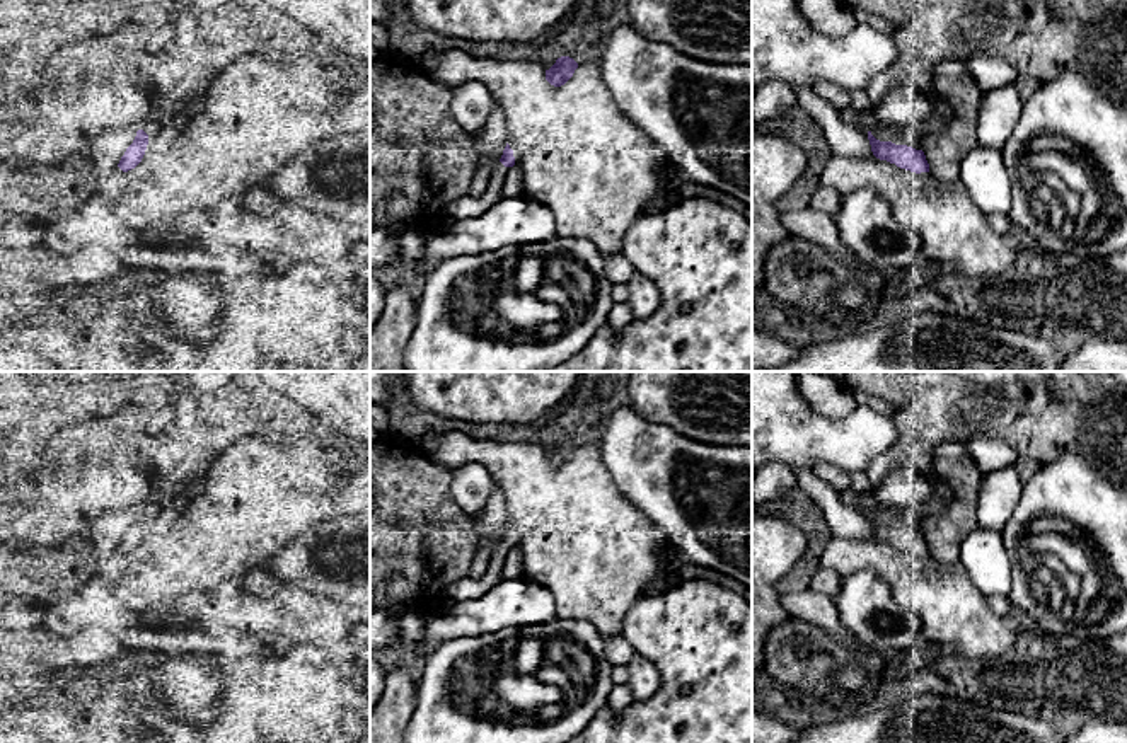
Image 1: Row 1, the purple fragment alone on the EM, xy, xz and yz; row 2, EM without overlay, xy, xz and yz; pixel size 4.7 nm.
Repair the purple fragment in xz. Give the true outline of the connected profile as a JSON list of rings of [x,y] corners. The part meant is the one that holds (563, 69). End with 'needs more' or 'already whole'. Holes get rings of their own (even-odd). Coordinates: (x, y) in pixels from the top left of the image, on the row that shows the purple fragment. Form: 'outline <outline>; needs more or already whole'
outline [[[561,56],[549,70],[546,70],[546,80],[554,87],[561,87],[573,77],[576,68],[578,63],[573,58]]]; already whole

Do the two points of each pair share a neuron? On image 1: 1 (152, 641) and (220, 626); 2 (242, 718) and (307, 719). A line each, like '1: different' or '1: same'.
1: same
2: different

